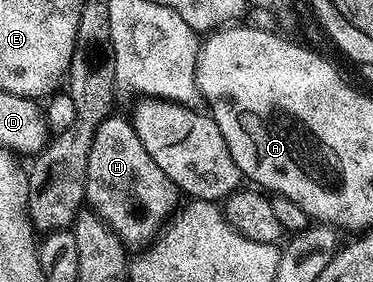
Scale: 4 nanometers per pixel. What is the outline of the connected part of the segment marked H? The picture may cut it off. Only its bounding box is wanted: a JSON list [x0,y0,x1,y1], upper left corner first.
[84,117,182,249]

